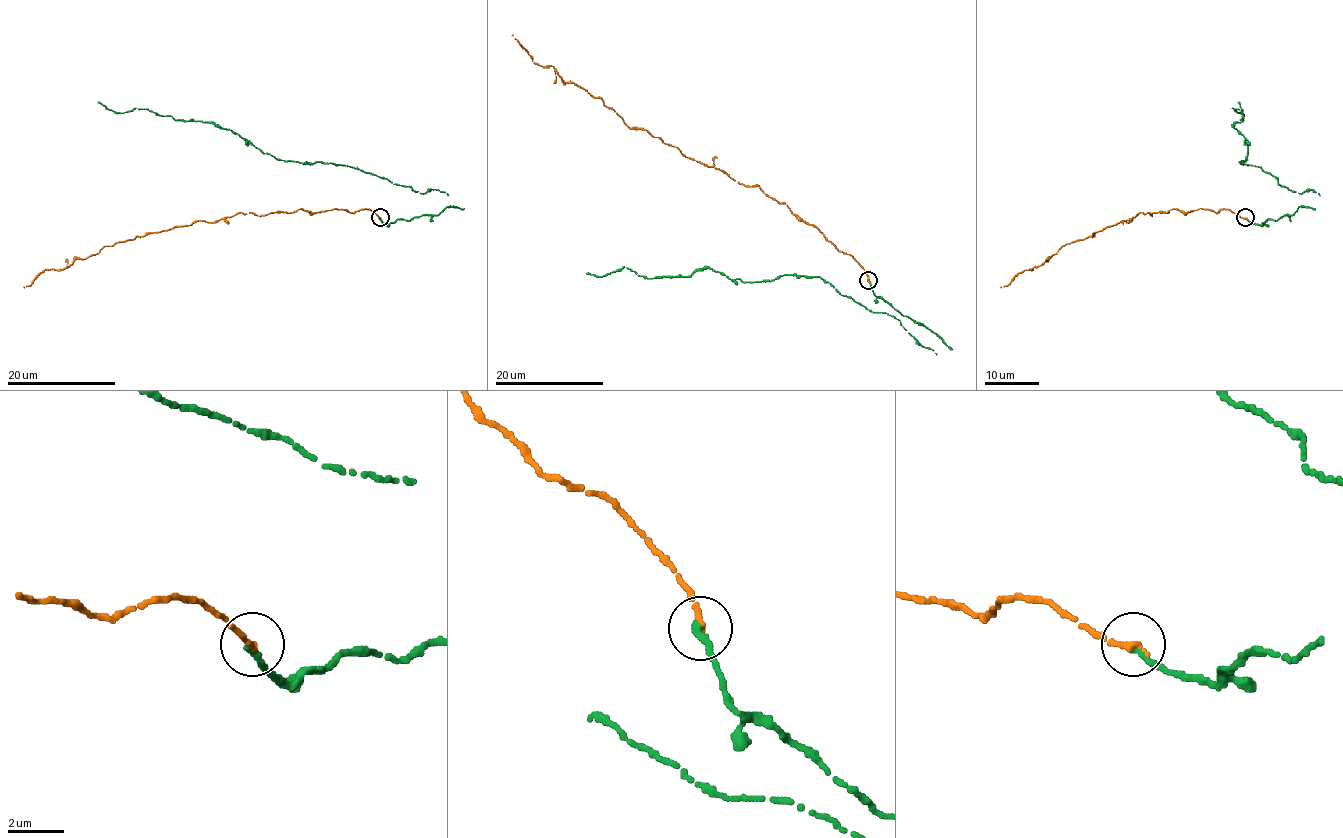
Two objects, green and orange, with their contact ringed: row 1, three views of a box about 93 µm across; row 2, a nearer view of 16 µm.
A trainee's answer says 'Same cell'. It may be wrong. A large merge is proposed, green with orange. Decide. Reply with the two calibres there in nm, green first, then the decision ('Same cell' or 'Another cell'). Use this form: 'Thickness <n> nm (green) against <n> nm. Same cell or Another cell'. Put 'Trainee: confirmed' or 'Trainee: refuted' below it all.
Thickness 280 nm (green) against 280 nm. Same cell
Trainee: confirmed

